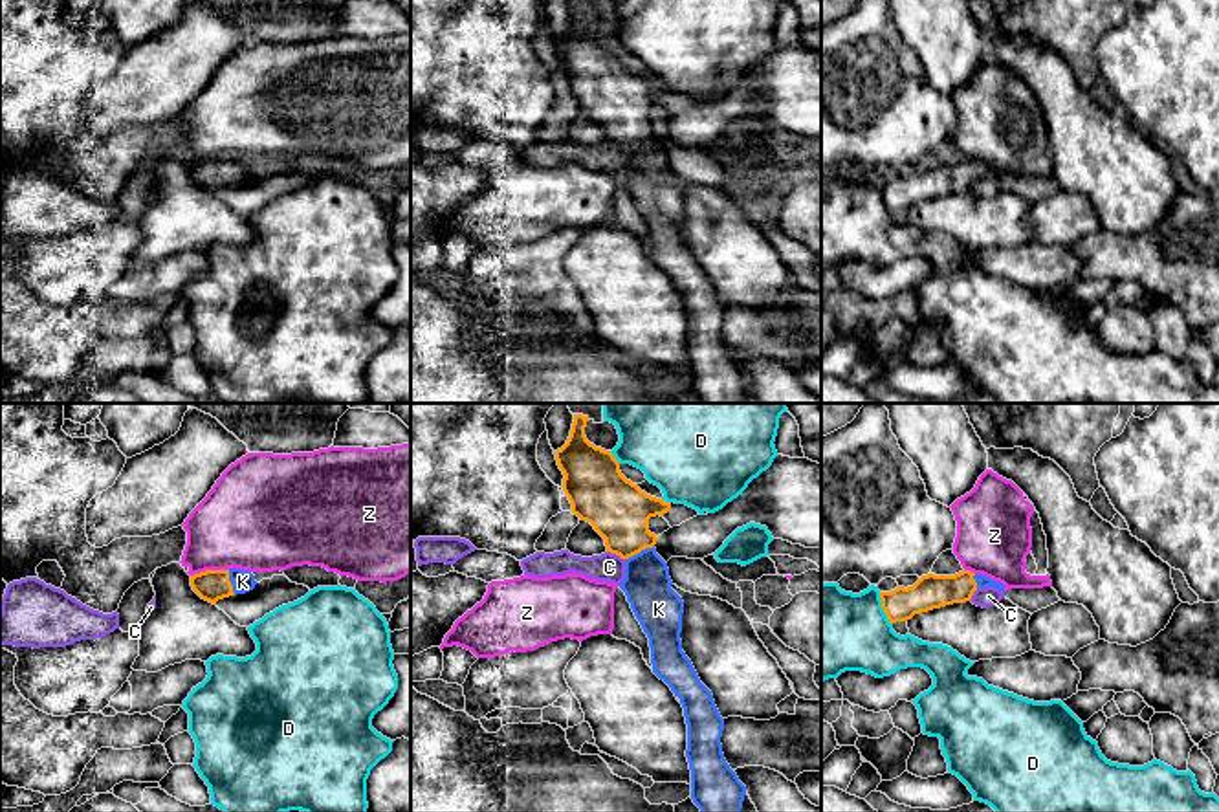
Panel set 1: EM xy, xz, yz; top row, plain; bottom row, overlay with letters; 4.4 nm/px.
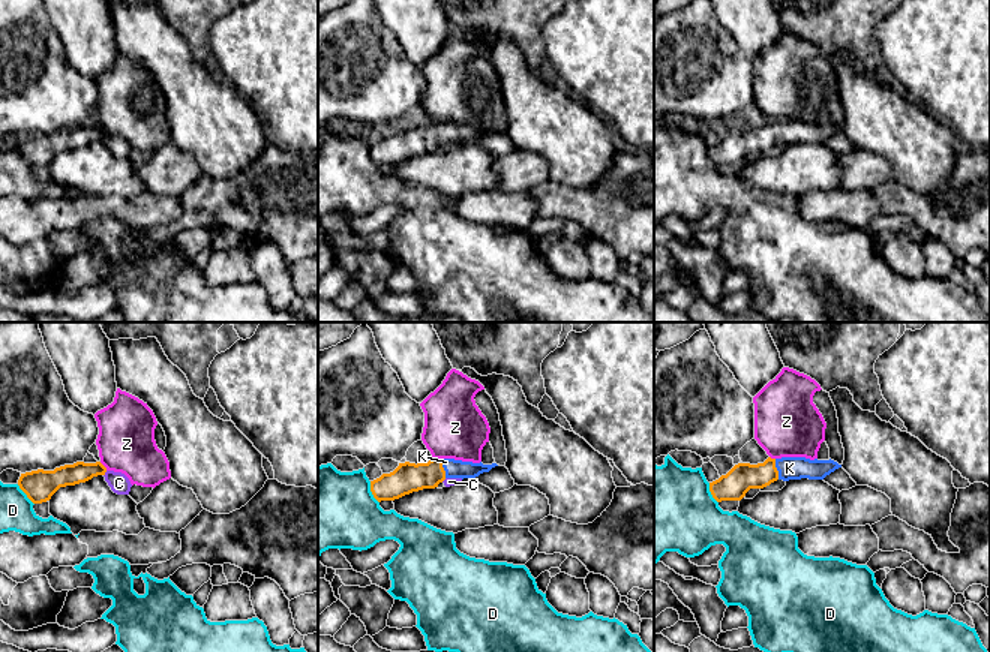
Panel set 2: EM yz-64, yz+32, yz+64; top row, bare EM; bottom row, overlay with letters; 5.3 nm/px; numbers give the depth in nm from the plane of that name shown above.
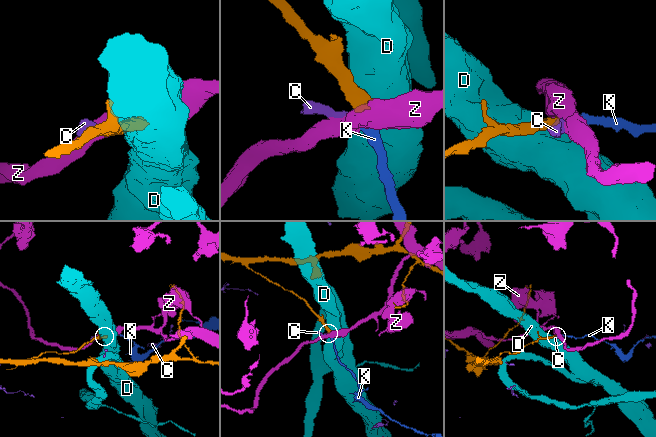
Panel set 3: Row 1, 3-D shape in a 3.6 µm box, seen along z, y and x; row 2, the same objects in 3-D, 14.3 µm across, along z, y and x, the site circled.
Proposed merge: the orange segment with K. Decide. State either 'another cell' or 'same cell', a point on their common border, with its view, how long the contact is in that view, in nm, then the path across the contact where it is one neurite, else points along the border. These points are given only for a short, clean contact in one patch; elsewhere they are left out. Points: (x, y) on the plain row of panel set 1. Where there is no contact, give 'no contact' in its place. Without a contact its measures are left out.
same cell | xz (638, 142) | 140 nm | across xz (618, 99), (625, 123), (638, 142), (647, 175)

